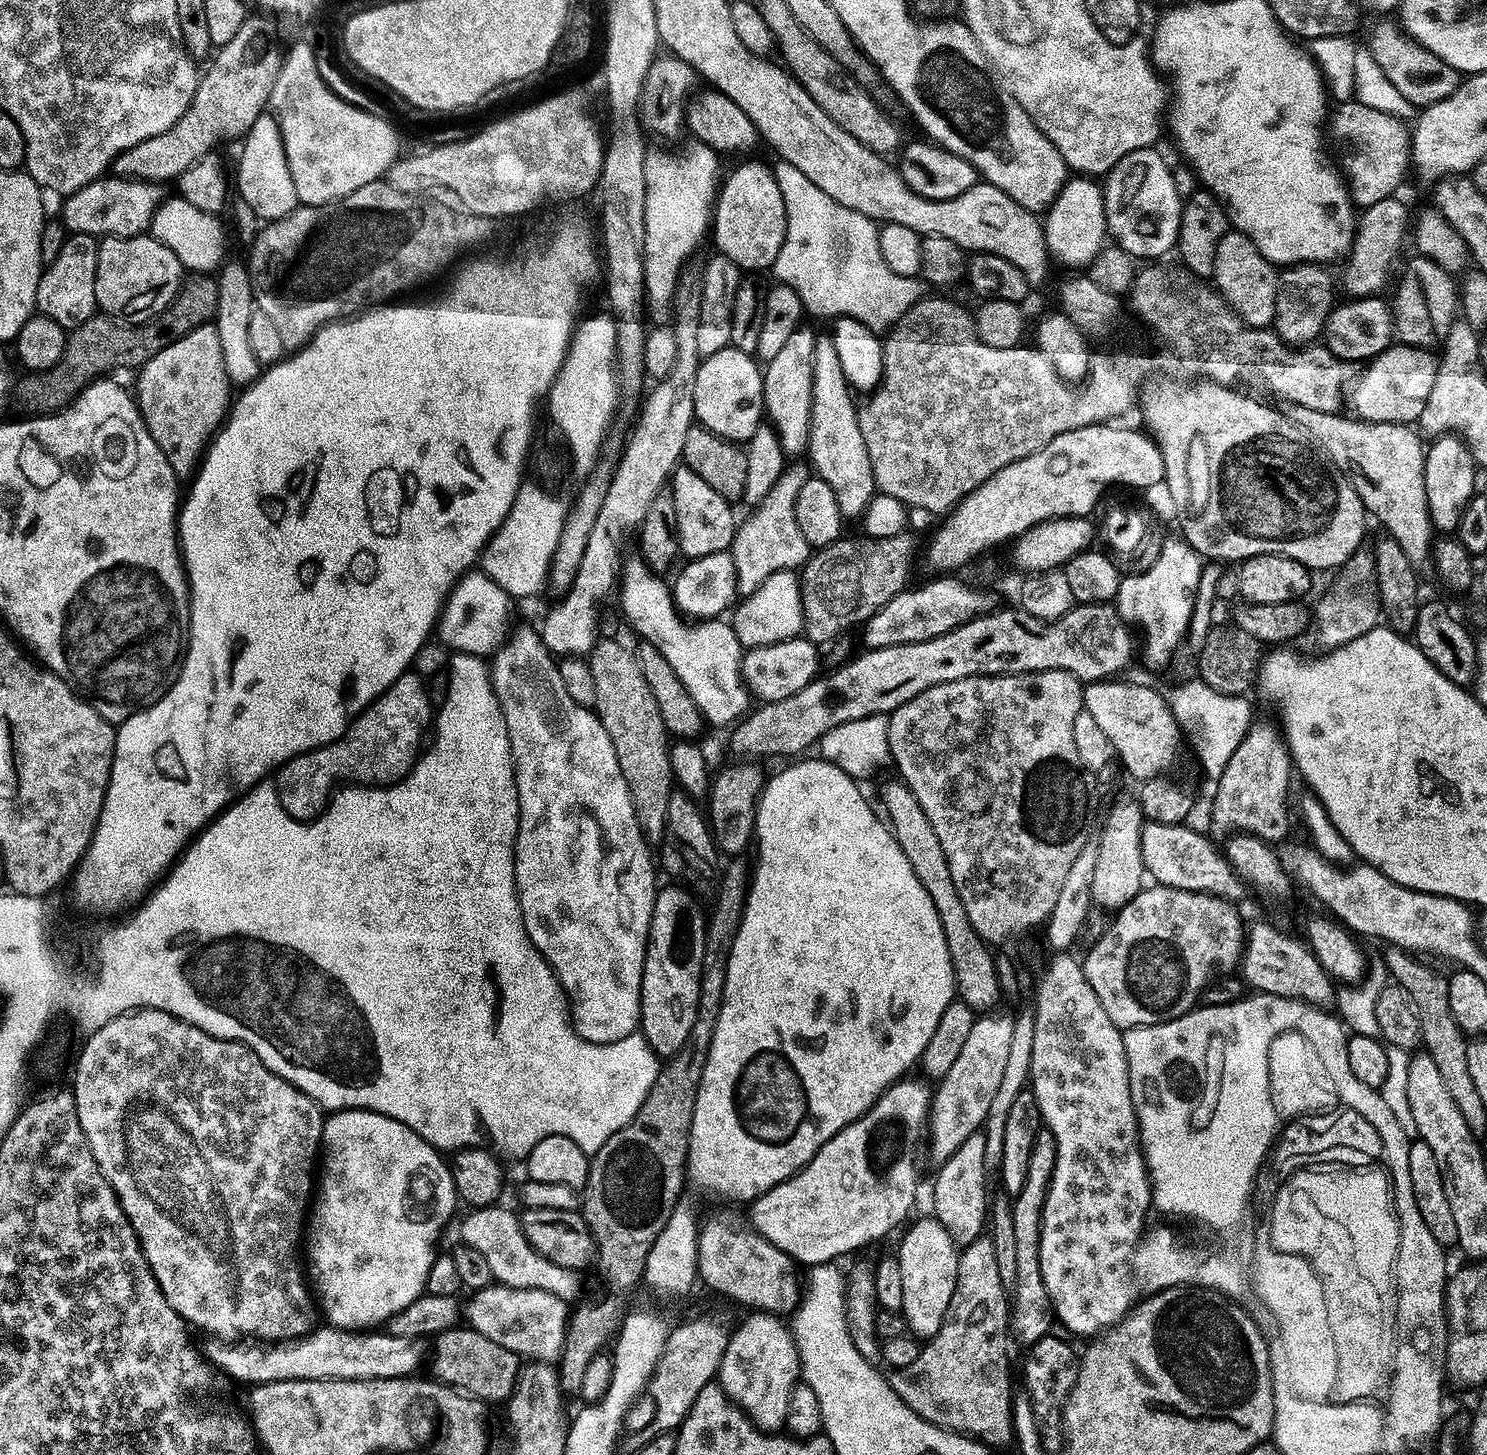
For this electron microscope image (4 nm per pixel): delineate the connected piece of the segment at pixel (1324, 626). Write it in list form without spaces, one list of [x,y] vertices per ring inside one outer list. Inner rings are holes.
[[[1366,550],[1357,552],[1343,568],[1339,569],[1339,576],[1332,591],[1314,608],[1315,622],[1310,635],[1305,637],[1304,643],[1308,647],[1318,646],[1319,651],[1329,652],[1349,645],[1358,638],[1365,637],[1370,631],[1378,628],[1382,622],[1382,611],[1379,606],[1372,585],[1376,579],[1376,564],[1373,555]]]

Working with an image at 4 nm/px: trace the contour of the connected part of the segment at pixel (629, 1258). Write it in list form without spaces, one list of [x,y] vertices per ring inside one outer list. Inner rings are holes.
[[[582,1192],[582,1215],[596,1240],[596,1251],[598,1253],[598,1269],[604,1275],[606,1283],[612,1287],[618,1296],[612,1296],[605,1304],[584,1304],[571,1313],[568,1326],[568,1345],[564,1347],[564,1358],[559,1365],[561,1390],[565,1397],[579,1397],[582,1392],[582,1384],[585,1381],[586,1370],[596,1356],[605,1351],[604,1343],[619,1333],[626,1315],[624,1296],[636,1287],[641,1287],[644,1271],[650,1258],[650,1250],[654,1250],[654,1242],[666,1230],[674,1210],[682,1200],[666,1198],[662,1204],[662,1210],[658,1214],[652,1214],[646,1222],[624,1222],[622,1210],[612,1210],[612,1206],[602,1198],[602,1192]],[[584,1204],[584,1208],[583,1208]],[[612,1336],[612,1337],[611,1337]]]

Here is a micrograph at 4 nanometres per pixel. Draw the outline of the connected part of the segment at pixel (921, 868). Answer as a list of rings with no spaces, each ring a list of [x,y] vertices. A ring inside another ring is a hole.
[[[903,781],[890,782],[882,788],[882,804],[888,814],[893,836],[899,842],[900,849],[906,854],[907,860],[914,868],[922,886],[925,886],[926,892],[930,894],[931,901],[934,902],[935,909],[938,910],[939,920],[942,922],[948,950],[950,950],[951,964],[954,966],[955,980],[957,982],[957,995],[961,1003],[970,1006],[972,1012],[976,1015],[989,1015],[993,1013],[1000,1000],[1001,994],[1004,994],[1003,985],[1000,983],[999,969],[997,961],[994,962],[989,945],[974,930],[973,923],[970,922],[969,914],[958,895],[957,886],[954,884],[954,878],[951,877],[950,866],[946,861],[946,854],[942,848],[942,842],[938,839],[938,834],[934,831],[934,826],[930,825],[930,820],[926,812],[922,810],[917,796],[911,788]]]

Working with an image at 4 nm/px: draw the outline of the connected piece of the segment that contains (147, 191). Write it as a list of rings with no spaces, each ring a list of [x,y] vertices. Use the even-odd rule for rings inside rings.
[[[101,178],[78,190],[63,201],[62,224],[67,233],[97,238],[136,237],[145,235],[152,226],[157,209],[166,199],[165,190],[159,184],[139,182],[126,178]]]

